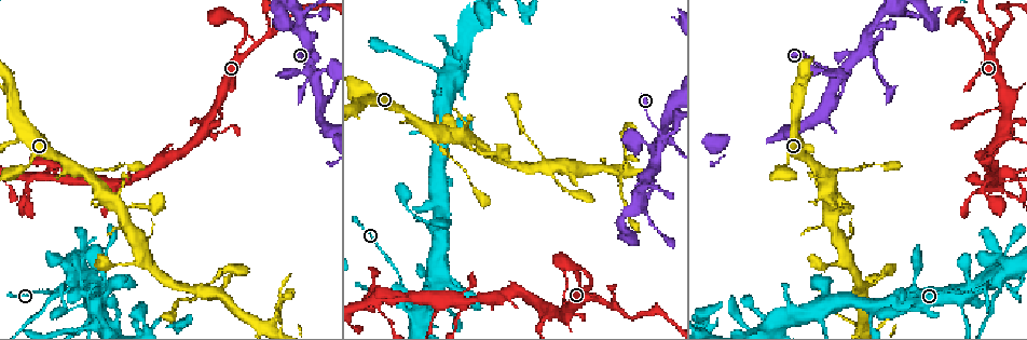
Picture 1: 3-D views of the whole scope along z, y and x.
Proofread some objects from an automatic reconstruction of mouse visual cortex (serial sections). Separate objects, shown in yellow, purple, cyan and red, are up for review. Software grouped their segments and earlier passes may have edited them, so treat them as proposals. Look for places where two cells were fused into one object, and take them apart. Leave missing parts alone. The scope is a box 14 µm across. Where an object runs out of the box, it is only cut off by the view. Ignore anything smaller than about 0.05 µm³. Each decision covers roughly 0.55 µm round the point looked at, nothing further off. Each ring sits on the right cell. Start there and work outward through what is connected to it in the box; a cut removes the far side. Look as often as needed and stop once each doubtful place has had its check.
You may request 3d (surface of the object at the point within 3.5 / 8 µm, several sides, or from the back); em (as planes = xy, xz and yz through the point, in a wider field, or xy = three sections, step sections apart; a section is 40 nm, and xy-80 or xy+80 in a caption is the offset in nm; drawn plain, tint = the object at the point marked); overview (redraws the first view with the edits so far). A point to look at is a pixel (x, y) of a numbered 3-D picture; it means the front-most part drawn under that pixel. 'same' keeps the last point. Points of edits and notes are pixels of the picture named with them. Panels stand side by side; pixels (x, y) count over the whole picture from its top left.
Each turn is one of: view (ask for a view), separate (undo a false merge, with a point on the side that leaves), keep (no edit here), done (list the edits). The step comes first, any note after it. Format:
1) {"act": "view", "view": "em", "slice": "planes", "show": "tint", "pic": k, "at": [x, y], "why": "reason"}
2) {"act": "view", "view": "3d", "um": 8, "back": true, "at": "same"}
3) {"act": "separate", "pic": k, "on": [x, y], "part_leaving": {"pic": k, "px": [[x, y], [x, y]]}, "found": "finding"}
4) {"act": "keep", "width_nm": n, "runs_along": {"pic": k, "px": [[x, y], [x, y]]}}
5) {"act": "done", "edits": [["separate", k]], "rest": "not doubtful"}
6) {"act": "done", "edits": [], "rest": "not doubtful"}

{"act": "view", "view": "3d", "um": 3.5, "back": true, "pic": 1, "at": [440, 151]}

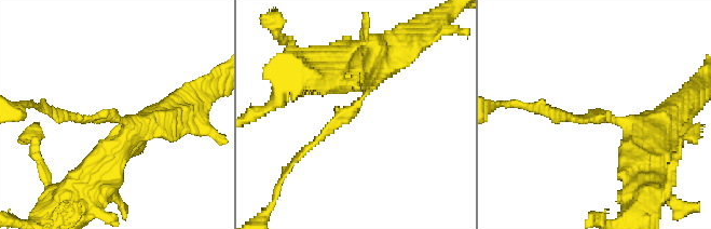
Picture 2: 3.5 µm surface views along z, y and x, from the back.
{"act": "view", "view": "em", "slice": "planes", "show": "tint", "pic": 2, "at": [107, 117], "why": "now the EM"}

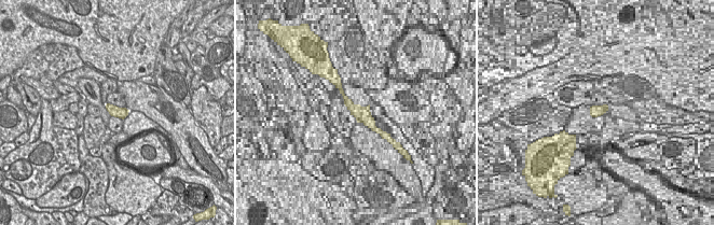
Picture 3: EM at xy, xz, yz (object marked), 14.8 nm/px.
{"act": "keep", "runs_along": {"pic": 2, "px": [[388, 54], [359, 104], [292, 162]]}, "found": "continuous, no second cell"}

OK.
{"act": "view", "view": "em", "slice": "xy", "step": 5, "show": "tint", "pic": 1, "at": [372, 297], "why": "a narrow waist"}

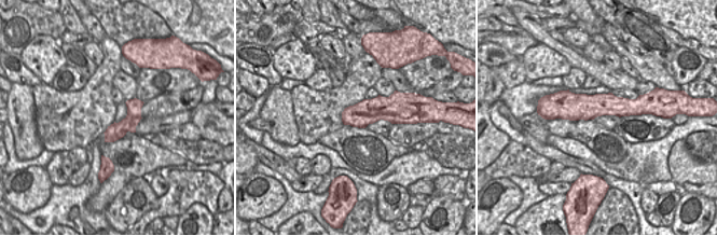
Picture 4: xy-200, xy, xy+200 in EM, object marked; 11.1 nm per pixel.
{"act": "view", "view": "3d", "um": 3.5, "at": "same", "why": "see where the arms go"}

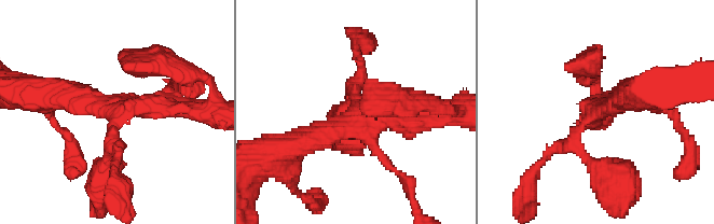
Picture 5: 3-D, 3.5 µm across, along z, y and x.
{"act": "keep", "runs_along": {"pic": 4, "px": [[554, 110], [634, 107], [640, 111]]}, "found": "all the same cell"}

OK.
{"act": "view", "view": "3d", "um": 3.5, "pic": 1, "at": [994, 284]}

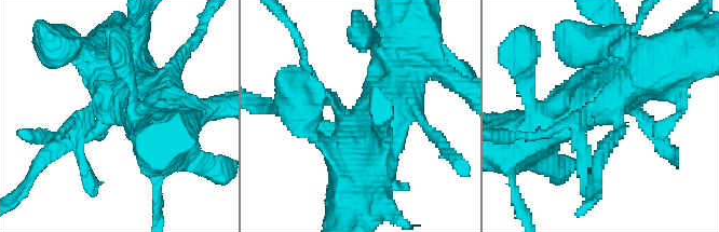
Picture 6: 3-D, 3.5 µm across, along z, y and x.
{"act": "view", "view": "em", "slice": "planes", "show": "tint", "pic": 6, "at": [350, 116], "why": "need the tissue"}

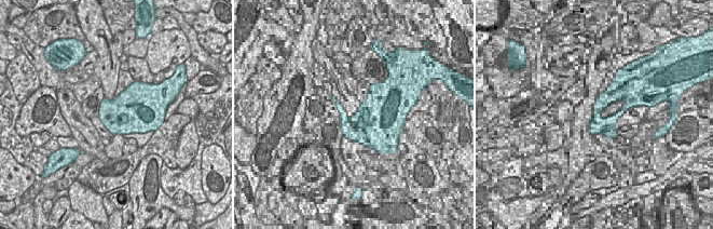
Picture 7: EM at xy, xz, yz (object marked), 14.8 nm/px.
{"act": "view", "view": "em", "slice": "xy", "step": 3, "show": "tint", "at": "same", "why": "cut it another way"}

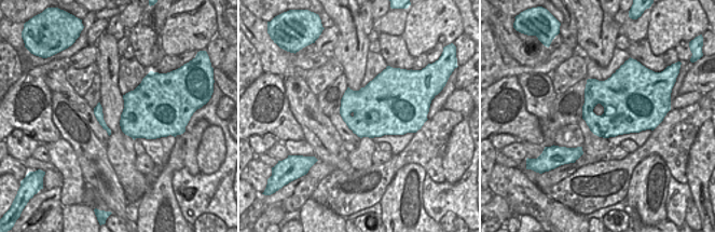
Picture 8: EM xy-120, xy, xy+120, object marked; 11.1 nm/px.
{"act": "keep", "runs_along": {"pic": 6, "px": [[64, 130], [90, 110], [157, 113]]}, "found": "all the same cell"}

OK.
{"act": "view", "view": "3d", "um": 8, "pic": 1, "at": [280, 323]}

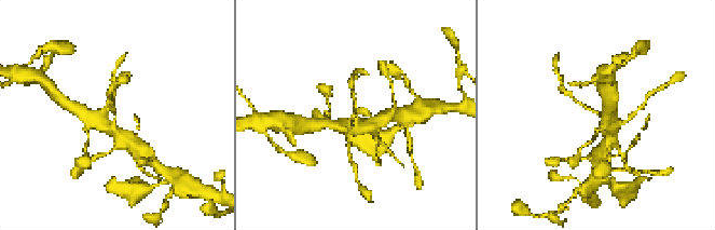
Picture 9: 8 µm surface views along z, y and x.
{"act": "view", "view": "em", "slice": "xy", "step": 2, "show": "tint", "pic": 9, "at": [599, 112], "arm_widths_nm": [150, 400], "why": "now the EM"}

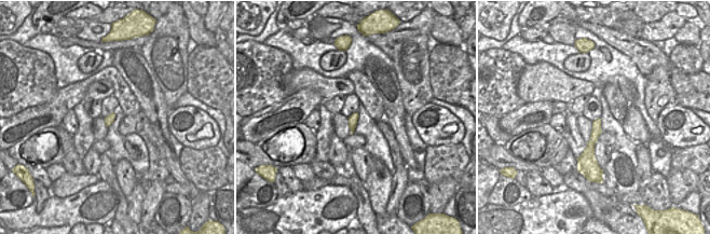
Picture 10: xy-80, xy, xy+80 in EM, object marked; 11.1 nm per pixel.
{"act": "keep", "runs_along": {"pic": 10, "px": [[598, 122], [590, 145], [595, 167]]}, "found": "continuous, no second cell"}

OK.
{"act": "done", "edits": [], "rest": "not doubtful"}

